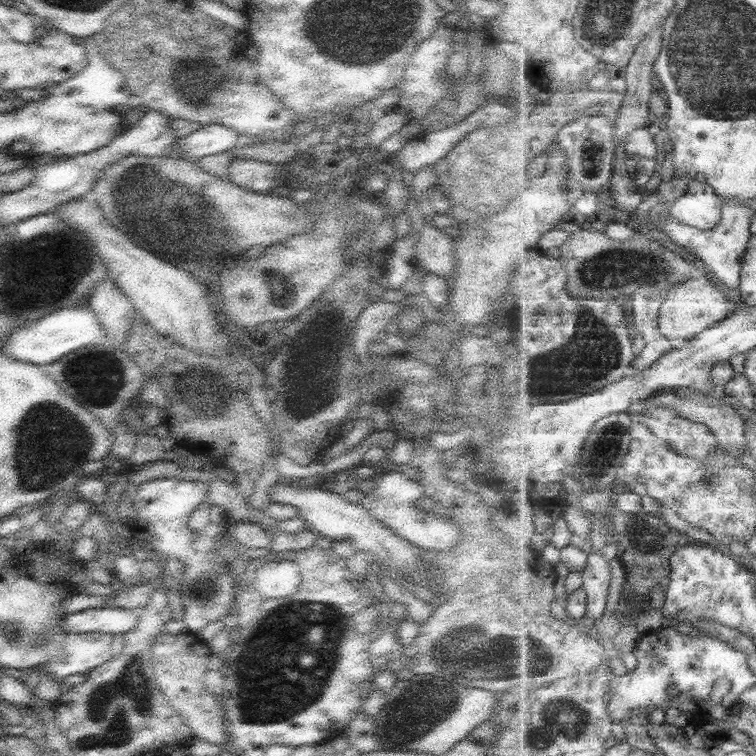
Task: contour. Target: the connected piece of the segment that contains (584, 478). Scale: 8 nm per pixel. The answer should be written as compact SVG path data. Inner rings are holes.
M621 412L599 419L595 423L591 429L591 436L583 444L582 455L570 472L571 478L580 483L582 493L595 494L602 490L610 490L610 488L613 488L613 491L618 491L615 484L618 479L618 470L622 467L632 442L630 434L632 422L627 412Z

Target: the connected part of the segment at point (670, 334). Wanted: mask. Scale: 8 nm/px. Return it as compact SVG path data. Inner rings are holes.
M704 276L698 279L691 278L669 289L664 296L659 317L659 328L663 336L675 343L682 343L722 322L738 306L738 304L729 302L729 298L725 295L726 290L723 287L713 286Z

